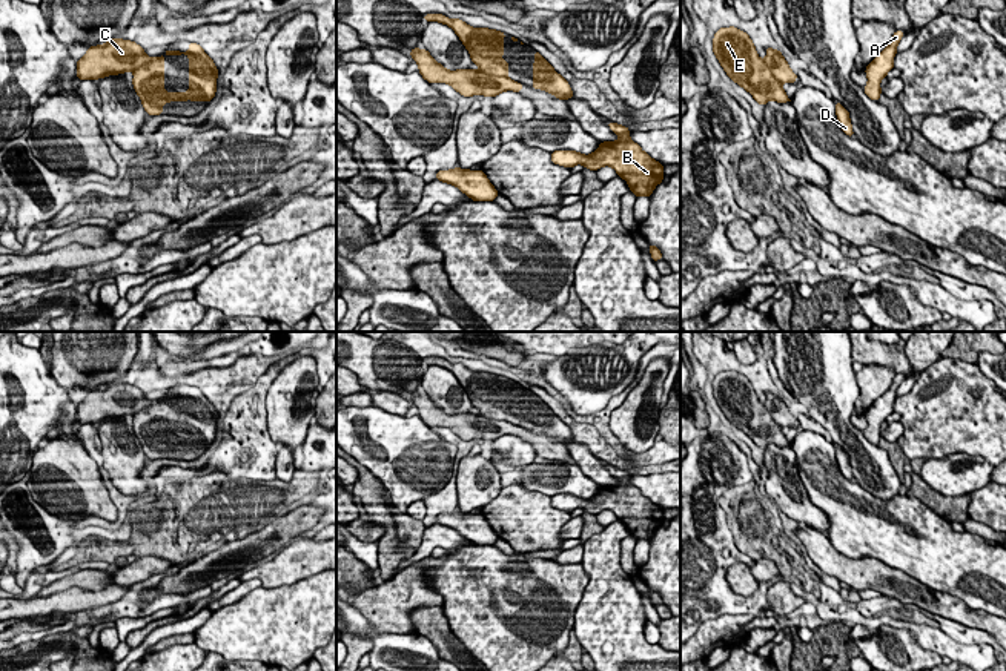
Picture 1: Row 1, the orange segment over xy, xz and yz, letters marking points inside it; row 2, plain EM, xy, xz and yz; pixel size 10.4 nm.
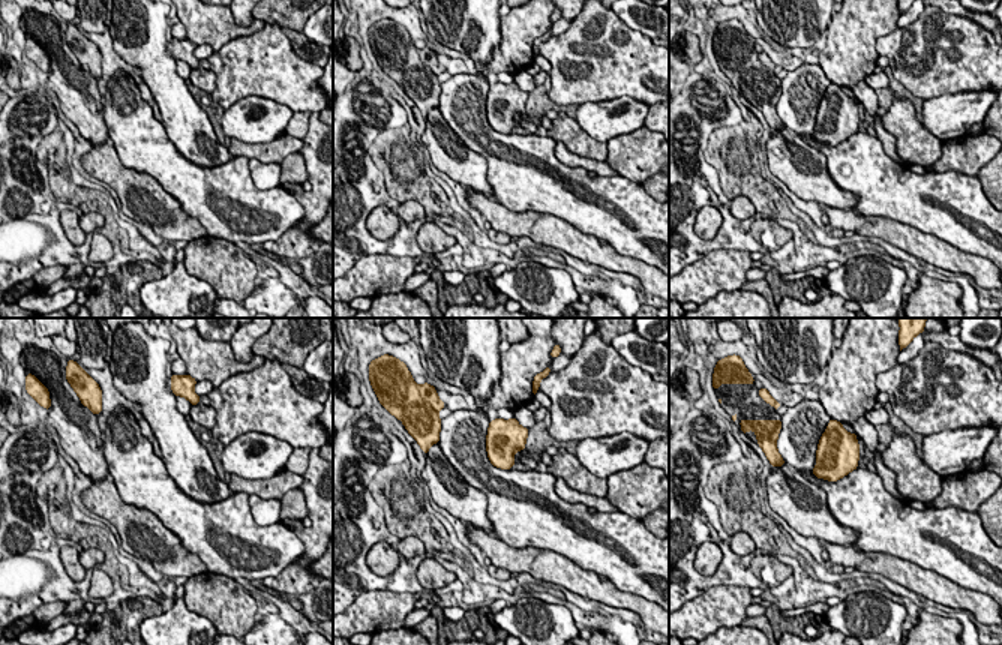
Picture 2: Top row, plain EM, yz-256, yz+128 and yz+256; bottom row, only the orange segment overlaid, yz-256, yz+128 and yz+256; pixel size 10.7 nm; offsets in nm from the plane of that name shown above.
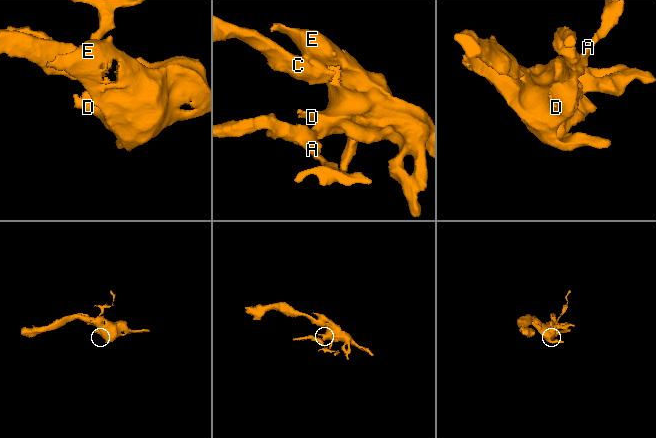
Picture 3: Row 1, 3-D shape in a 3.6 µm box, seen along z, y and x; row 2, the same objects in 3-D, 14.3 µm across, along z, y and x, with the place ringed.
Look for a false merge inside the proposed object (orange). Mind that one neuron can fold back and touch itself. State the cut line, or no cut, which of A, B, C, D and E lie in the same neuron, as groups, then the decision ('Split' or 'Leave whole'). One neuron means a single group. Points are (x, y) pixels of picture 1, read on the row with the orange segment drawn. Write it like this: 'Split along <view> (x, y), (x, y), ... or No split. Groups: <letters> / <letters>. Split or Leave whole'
Split along xz (479, 69), (507, 79). Groups: A B D E / C. Split

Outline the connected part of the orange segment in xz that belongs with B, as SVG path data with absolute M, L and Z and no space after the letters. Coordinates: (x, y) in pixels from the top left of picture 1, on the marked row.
M608 121L608 127L619 137L617 141L602 141L590 155L574 150L554 150L551 161L554 164L571 169L582 164L590 170L610 166L624 178L630 190L637 197L651 197L654 187L663 181L663 164L653 160L630 138L630 129L617 123Z

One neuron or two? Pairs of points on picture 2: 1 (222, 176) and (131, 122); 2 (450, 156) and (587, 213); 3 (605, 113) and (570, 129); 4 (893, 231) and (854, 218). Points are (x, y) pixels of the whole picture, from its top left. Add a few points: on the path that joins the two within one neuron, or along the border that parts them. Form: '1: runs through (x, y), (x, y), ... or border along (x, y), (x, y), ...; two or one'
1: runs through (200, 176), (185, 176), (153, 144); one
2: border along (464, 144), (485, 159), (486, 180), (494, 197); two
3: border along (573, 119), (591, 137), (606, 143); two
4: runs through (884, 228), (863, 225); one

